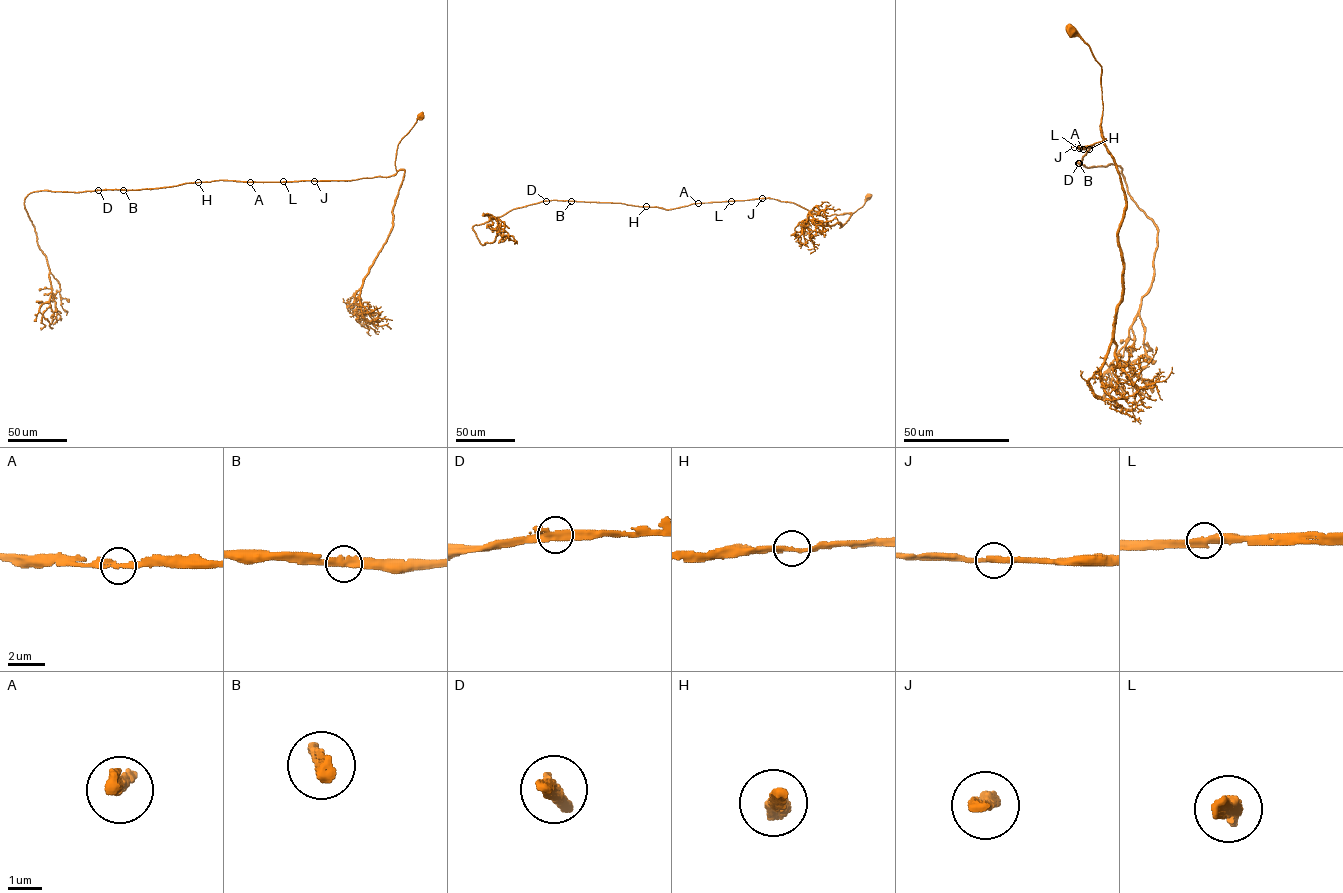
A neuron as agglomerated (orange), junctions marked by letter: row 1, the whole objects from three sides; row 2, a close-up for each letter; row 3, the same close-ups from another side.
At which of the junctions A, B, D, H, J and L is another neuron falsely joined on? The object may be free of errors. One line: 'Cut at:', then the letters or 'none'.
Cut at: none

